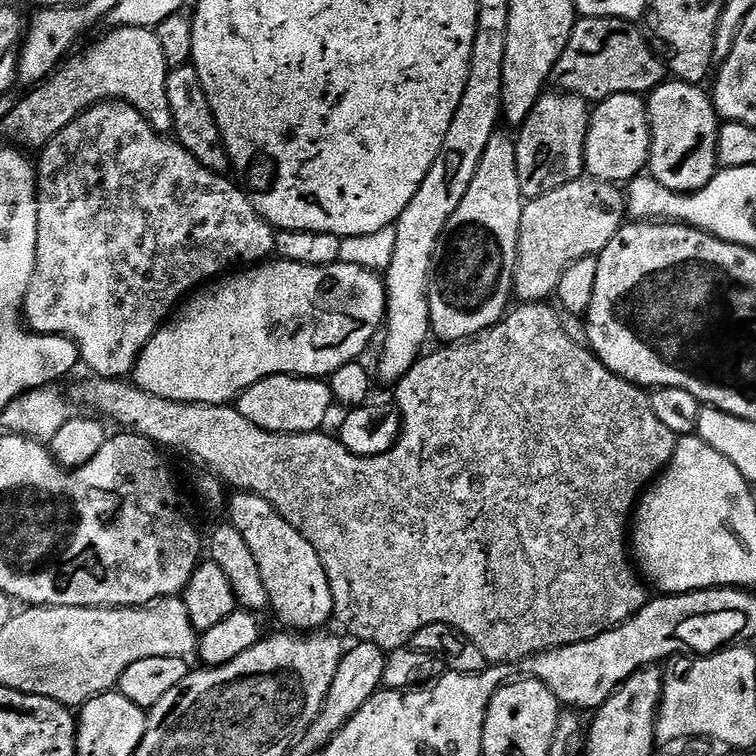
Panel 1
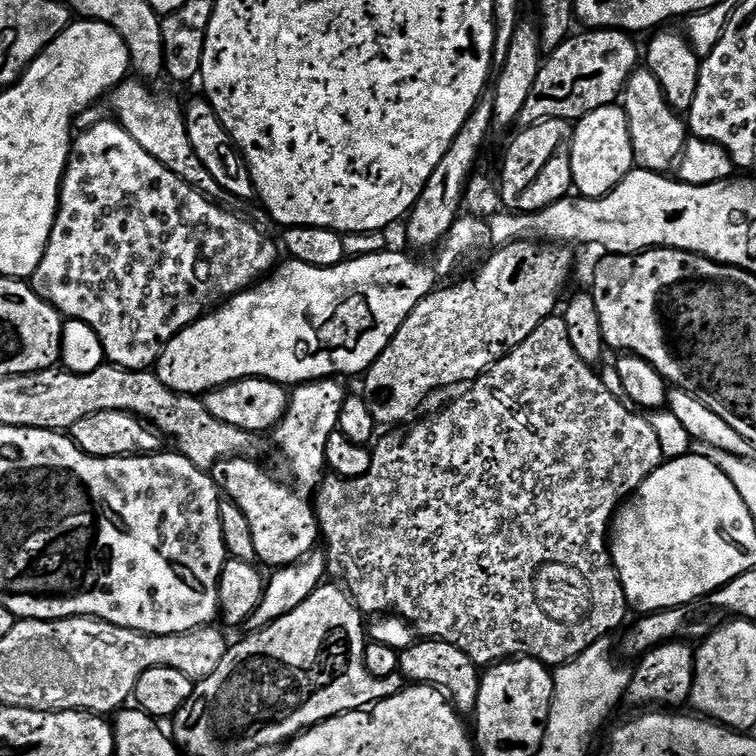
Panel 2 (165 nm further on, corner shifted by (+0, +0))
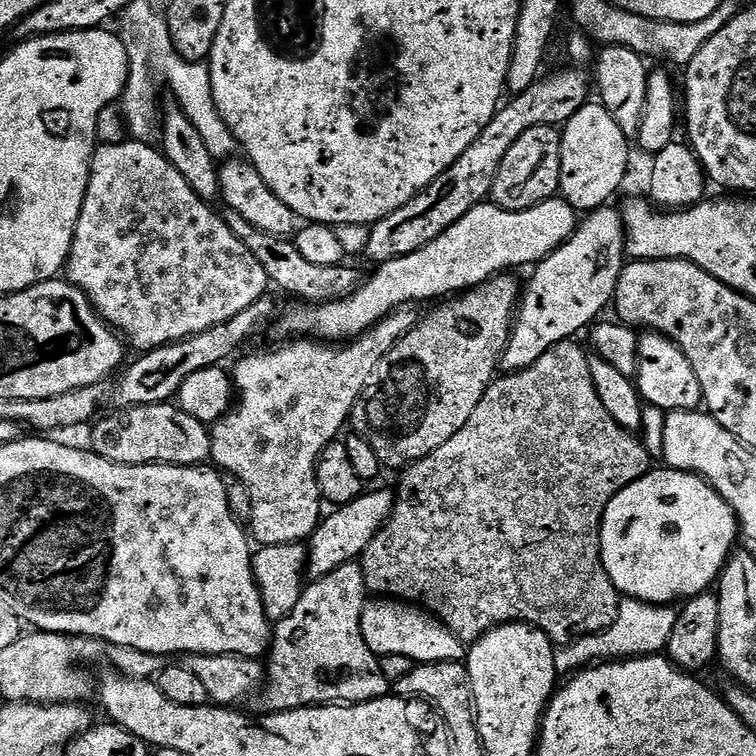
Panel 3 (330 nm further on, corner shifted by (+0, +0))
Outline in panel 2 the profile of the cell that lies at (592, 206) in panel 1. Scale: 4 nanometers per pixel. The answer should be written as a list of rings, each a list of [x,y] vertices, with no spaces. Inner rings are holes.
[[[516,240],[512,244],[497,247],[496,253],[477,270],[473,280],[464,280],[453,288],[437,287],[426,298],[422,298],[406,322],[402,322],[398,334],[394,334],[386,350],[382,350],[379,358],[363,373],[362,395],[377,425],[407,425],[407,420],[419,410],[420,403],[435,388],[448,388],[451,384],[460,384],[468,379],[471,381],[526,342],[526,338],[538,330],[542,321],[557,311],[561,303],[560,291],[567,286],[568,275],[572,272],[571,254],[556,250],[557,245],[552,242]]]

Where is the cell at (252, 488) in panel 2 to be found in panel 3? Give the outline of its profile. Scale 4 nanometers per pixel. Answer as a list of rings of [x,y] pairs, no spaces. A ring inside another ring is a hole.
[[[408,306],[396,309],[385,320],[379,320],[369,332],[363,332],[356,339],[347,341],[343,346],[337,346],[332,342],[321,342],[316,338],[292,338],[284,342],[281,348],[274,349],[273,352],[256,352],[253,356],[246,357],[245,360],[237,359],[235,361],[235,363],[237,362],[236,372],[234,371],[234,392],[236,397],[232,407],[228,409],[228,413],[221,420],[211,425],[212,454],[210,460],[217,469],[223,470],[229,476],[238,477],[242,482],[242,486],[246,486],[246,490],[250,490],[250,502],[252,503],[250,532],[257,545],[299,544],[307,541],[312,533],[316,531],[316,527],[318,527],[322,519],[322,511],[320,512],[322,497],[316,478],[316,457],[322,454],[324,447],[341,435],[340,431],[343,428],[346,428],[356,405],[356,400],[362,394],[365,386],[372,381],[372,375],[378,366],[378,362],[382,362],[382,358],[386,354],[390,354],[390,350],[394,350],[396,343],[415,326],[418,316],[417,313],[414,314],[412,311],[413,309]]]

